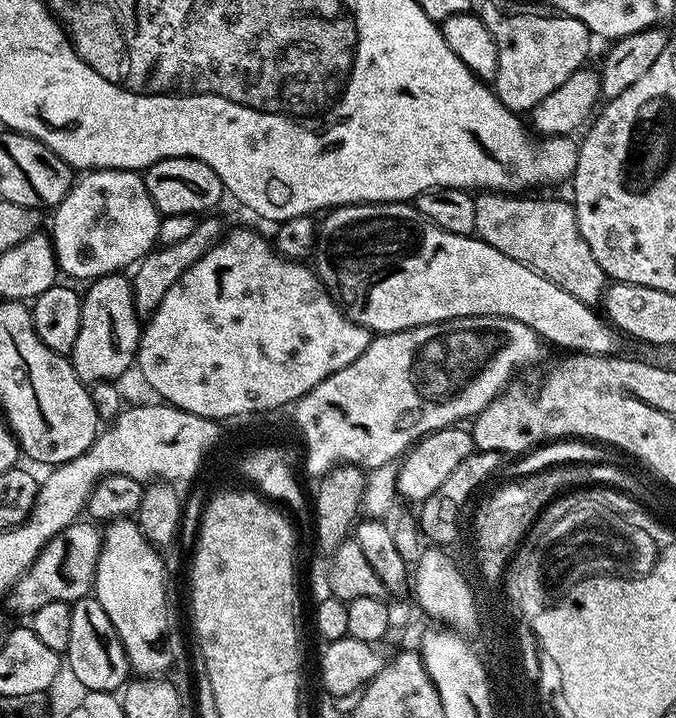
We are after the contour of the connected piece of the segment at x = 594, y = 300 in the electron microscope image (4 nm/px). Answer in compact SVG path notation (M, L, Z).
M481 191L475 197L475 235L494 246L494 250L502 250L502 254L514 258L514 262L522 262L522 266L530 266L530 270L550 278L550 282L562 286L566 294L574 294L574 298L587 304L599 305L606 277L578 230L575 207L567 199L524 199L528 198L520 194Z

